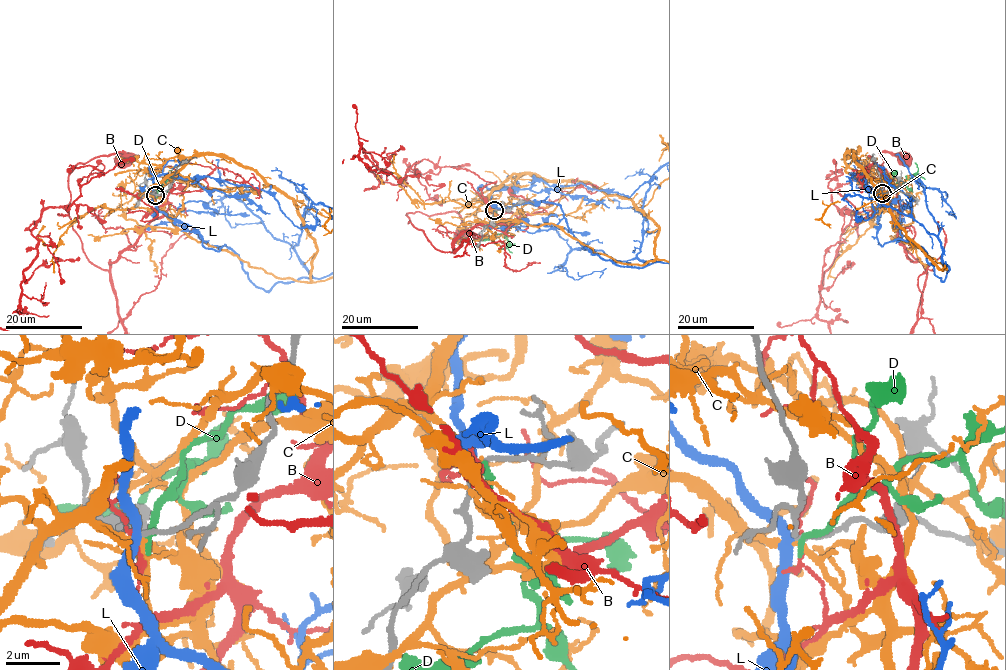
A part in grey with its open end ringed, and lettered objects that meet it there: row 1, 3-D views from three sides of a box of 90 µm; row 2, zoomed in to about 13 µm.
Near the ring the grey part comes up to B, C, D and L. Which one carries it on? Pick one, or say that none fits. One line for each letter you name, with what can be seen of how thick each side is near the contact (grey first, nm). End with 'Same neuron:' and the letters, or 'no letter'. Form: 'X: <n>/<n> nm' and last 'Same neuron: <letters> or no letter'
L: 180/320 nm
Same neuron: L

